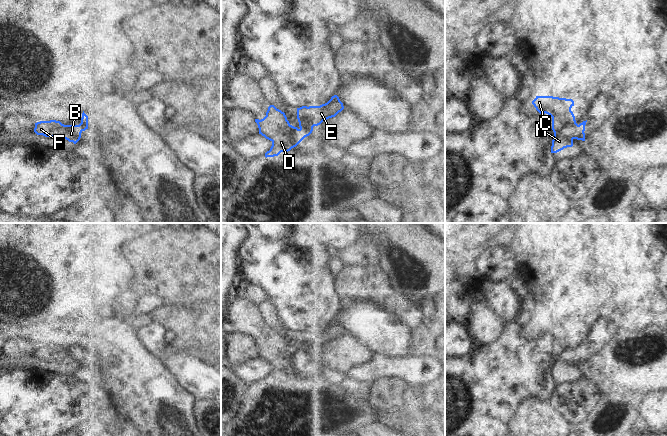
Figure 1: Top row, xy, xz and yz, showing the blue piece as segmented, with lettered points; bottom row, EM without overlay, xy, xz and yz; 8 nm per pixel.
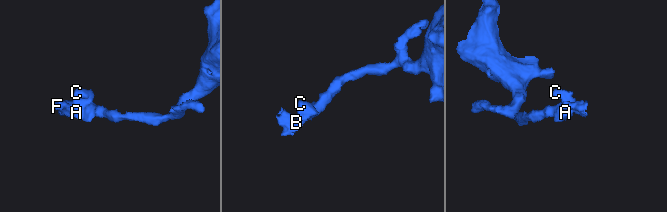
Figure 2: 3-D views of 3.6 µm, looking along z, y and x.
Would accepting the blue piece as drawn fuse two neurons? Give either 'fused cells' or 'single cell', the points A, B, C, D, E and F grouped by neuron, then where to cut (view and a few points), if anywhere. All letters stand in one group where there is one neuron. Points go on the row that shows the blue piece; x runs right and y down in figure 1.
fused cells; groups A C E / B D F; cut yz (578, 125), (573, 128), (572, 138)

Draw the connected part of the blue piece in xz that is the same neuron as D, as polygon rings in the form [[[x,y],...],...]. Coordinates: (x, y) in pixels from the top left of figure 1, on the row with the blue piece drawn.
[[[270,105],[266,116],[259,120],[255,119],[259,128],[259,134],[272,142],[265,157],[278,156],[281,152],[288,152],[296,147],[307,135],[303,129],[292,126],[284,112]]]

